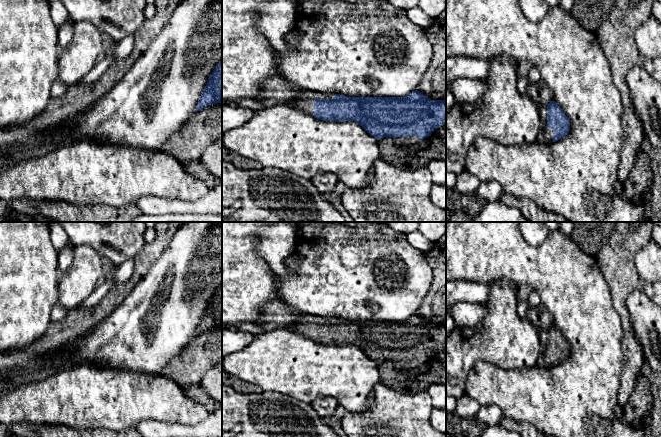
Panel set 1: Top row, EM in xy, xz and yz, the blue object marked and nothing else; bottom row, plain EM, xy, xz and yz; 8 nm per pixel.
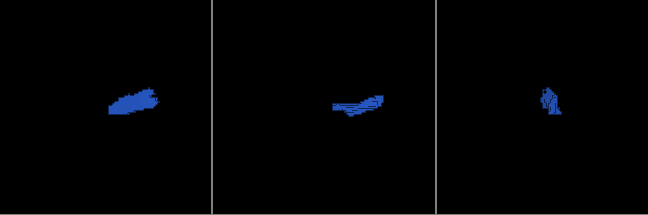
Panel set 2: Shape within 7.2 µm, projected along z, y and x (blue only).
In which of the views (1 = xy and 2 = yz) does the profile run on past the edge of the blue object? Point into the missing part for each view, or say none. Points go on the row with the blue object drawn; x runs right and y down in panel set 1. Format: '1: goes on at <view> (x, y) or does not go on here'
1: does not go on here
2: goes on at yz (545, 135)

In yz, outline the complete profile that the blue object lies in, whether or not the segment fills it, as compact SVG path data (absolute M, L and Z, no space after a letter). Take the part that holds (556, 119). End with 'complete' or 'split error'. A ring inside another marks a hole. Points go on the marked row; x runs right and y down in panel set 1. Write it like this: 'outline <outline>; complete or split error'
outline M555 101L539 106L541 125L537 142L547 144L564 138L570 130L570 121Z; split error

